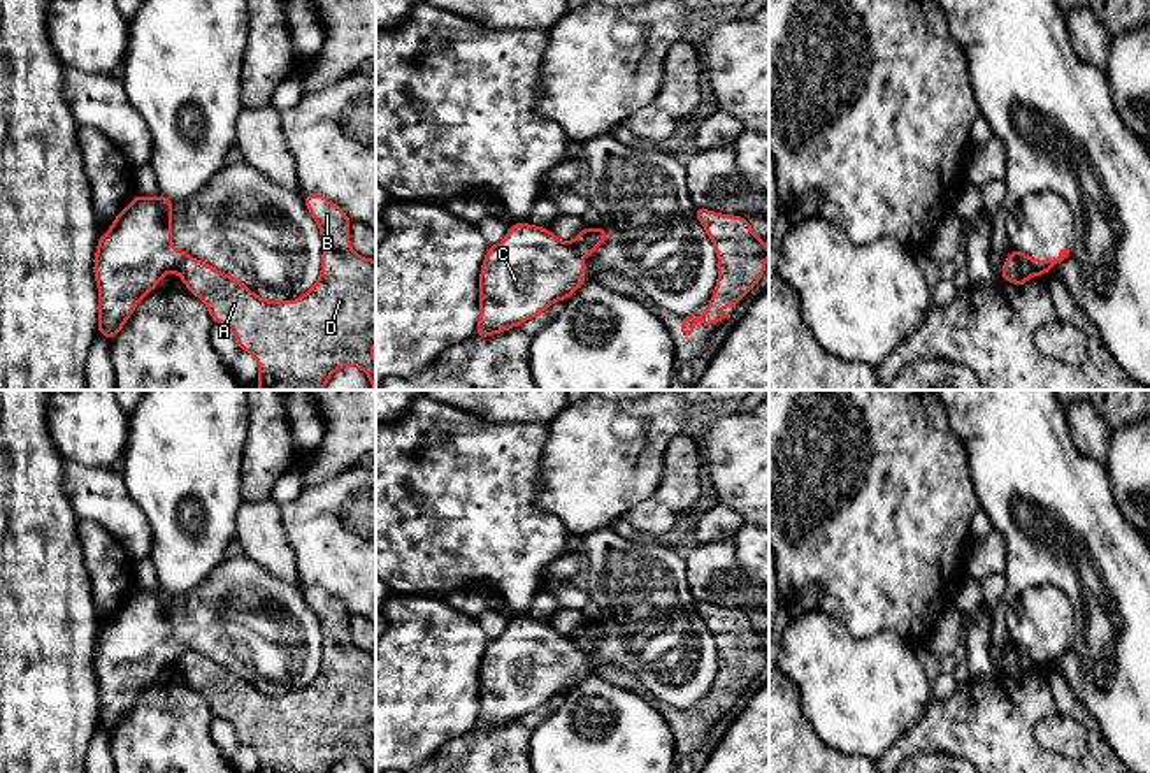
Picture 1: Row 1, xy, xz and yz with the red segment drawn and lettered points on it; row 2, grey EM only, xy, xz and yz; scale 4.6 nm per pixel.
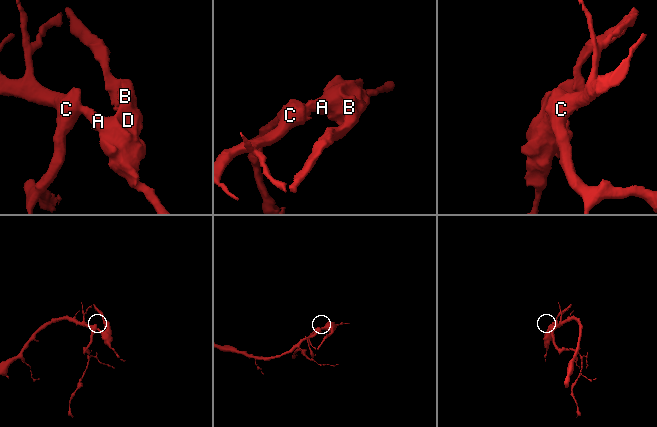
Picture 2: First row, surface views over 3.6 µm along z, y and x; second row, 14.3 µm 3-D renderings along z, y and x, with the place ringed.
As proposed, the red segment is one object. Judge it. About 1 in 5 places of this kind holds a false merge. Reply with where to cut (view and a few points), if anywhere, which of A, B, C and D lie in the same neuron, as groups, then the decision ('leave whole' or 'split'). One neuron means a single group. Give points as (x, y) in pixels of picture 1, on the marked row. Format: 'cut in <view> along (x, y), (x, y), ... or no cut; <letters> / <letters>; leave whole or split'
cut in yz along (1012, 252), (1038, 274); A B D / C; split

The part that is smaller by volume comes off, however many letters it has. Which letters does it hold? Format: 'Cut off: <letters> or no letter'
Cut off: A, B, D

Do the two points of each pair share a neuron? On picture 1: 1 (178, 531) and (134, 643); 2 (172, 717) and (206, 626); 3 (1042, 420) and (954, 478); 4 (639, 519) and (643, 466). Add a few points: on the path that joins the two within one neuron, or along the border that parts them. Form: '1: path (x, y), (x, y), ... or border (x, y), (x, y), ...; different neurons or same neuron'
1: border (158, 587), (169, 592); different neurons
2: border (174, 664), (169, 664), (141, 691); different neurons
3: border (954, 431), (963, 441), (970, 480), (982, 508); different neurons
4: border (664, 466), (659, 487), (620, 517); different neurons

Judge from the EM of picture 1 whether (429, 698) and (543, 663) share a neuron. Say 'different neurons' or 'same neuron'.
different neurons

